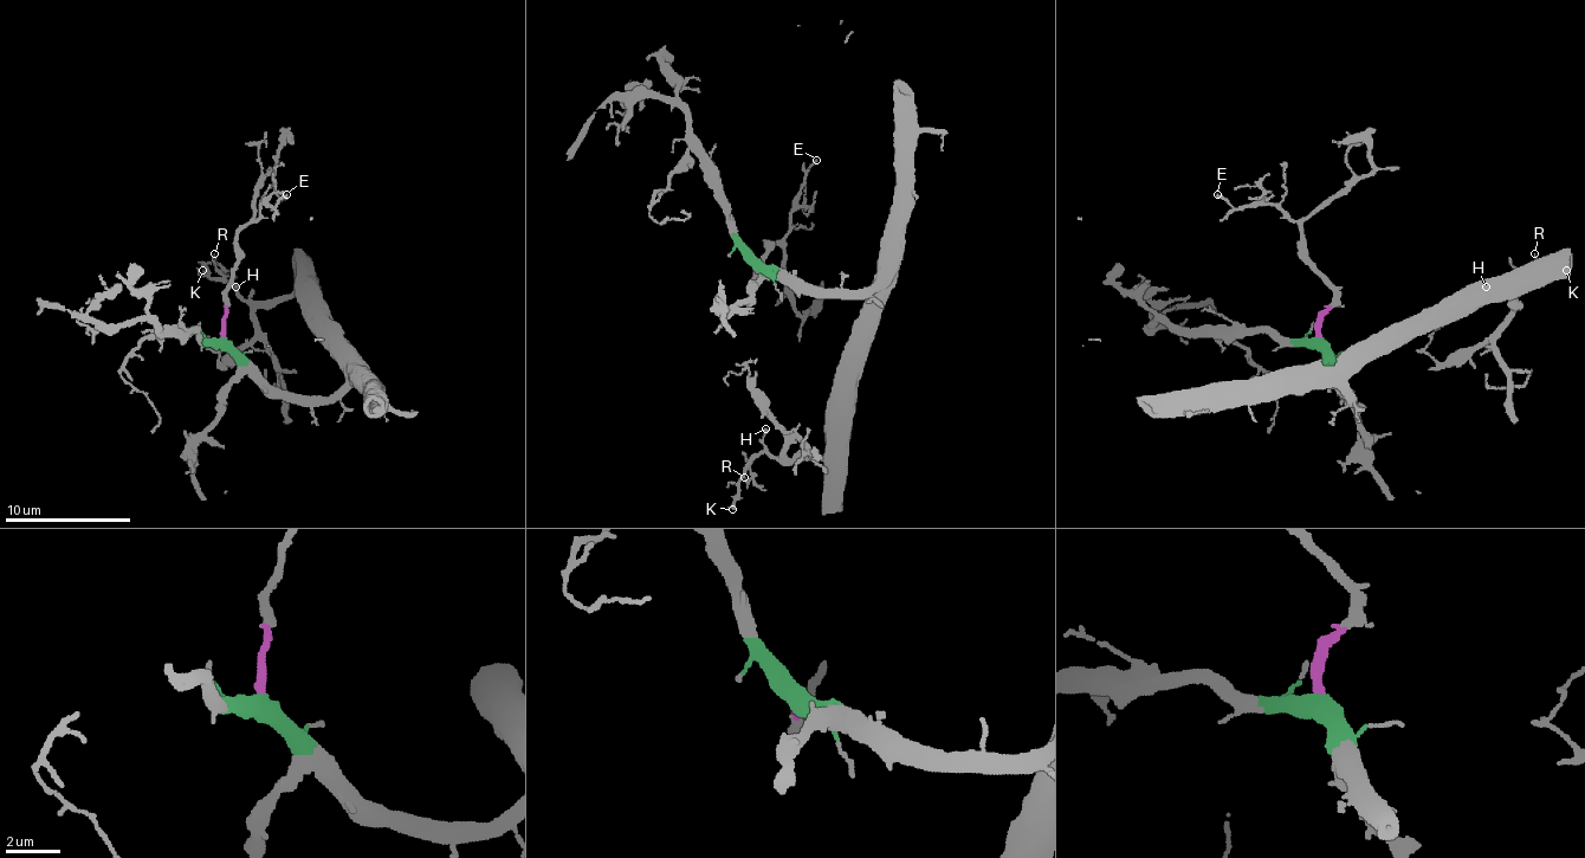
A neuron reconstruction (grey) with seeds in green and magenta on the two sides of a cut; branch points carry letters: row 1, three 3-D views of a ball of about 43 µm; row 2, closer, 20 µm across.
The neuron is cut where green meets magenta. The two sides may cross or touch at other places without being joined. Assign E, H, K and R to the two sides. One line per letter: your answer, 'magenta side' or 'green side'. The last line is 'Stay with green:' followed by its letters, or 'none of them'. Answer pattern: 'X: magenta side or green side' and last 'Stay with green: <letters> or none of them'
E: magenta side
H: green side
K: green side
R: green side
Stay with green: H, K, R

